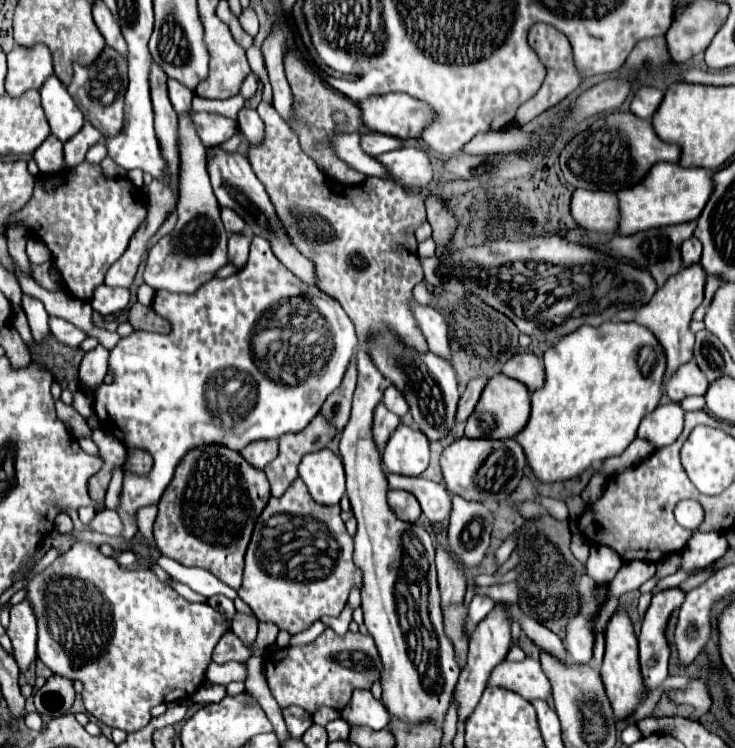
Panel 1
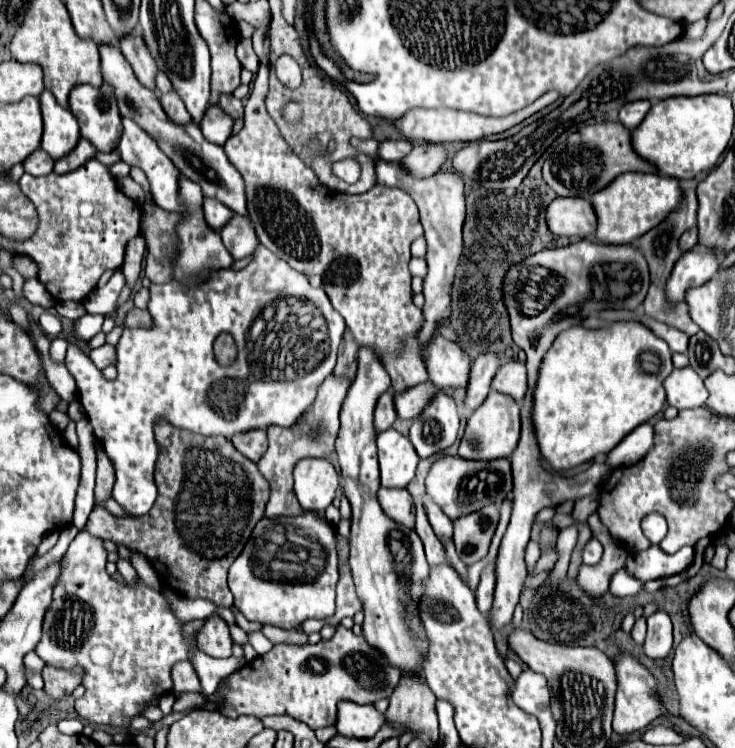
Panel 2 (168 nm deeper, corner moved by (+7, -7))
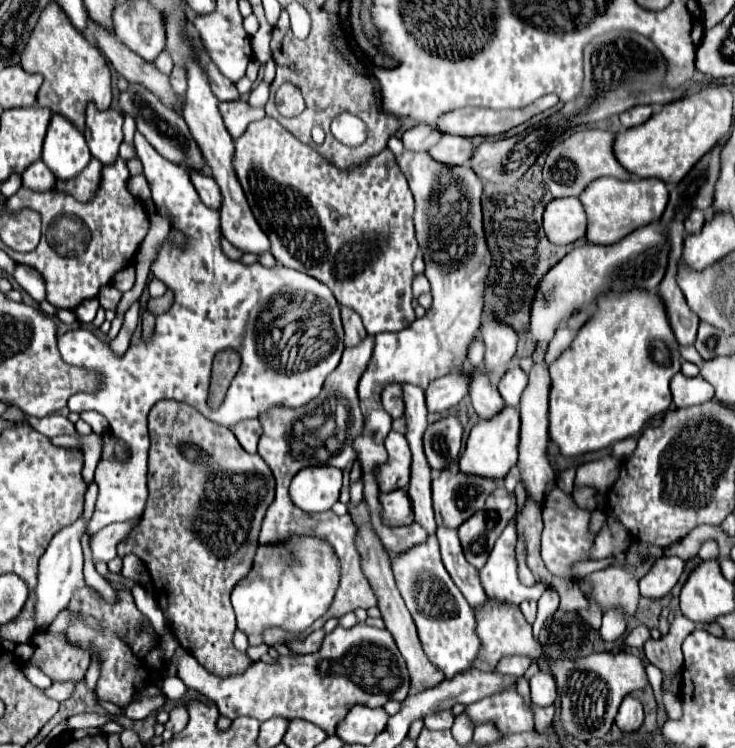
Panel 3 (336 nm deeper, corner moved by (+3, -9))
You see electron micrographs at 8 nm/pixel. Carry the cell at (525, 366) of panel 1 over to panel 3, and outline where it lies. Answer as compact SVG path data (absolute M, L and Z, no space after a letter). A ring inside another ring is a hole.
M512 364L510 370L504 374L504 378L498 382L498 392L508 406L518 408L520 396L524 392L526 384L528 384L528 376L522 372L522 368L518 364Z

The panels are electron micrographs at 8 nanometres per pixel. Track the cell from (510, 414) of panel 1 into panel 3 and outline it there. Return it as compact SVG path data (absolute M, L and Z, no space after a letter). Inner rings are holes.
M504 406L490 420L480 418L466 440L466 448L464 448L462 458L460 458L460 470L468 472L468 474L480 474L486 478L502 480L508 474L508 470L516 464L518 438L520 438L520 414L516 408Z

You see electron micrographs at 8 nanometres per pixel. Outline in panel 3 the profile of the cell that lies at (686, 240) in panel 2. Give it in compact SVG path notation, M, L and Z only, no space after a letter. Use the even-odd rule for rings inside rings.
M694 210L686 218L686 234L698 234L704 228L704 222L706 222L706 214L702 210Z

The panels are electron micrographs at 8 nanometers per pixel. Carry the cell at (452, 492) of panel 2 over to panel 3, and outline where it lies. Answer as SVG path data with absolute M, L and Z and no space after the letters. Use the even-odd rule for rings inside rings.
M442 470L432 480L432 500L434 500L434 512L438 526L458 528L462 522L466 522L476 510L484 508L486 498L498 488L498 482L484 476L472 476L458 470Z

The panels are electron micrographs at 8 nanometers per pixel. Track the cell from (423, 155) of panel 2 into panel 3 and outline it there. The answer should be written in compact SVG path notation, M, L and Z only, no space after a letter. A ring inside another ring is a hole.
M442 136L440 142L430 148L430 156L444 166L460 166L460 164L468 164L472 150L474 146L468 138Z

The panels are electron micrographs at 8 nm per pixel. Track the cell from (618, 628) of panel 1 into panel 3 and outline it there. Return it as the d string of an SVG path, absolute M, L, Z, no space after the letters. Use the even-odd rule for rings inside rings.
M626 696L620 704L620 710L618 710L618 716L616 716L616 726L622 732L636 732L636 730L640 730L642 722L644 722L642 702L632 698L632 696Z

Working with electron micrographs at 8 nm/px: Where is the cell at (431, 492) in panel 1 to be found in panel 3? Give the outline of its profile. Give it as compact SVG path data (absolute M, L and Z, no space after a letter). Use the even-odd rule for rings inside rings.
M440 526L438 532L438 542L440 542L440 552L442 552L442 562L448 570L448 574L452 576L452 580L456 582L456 586L460 588L460 592L464 594L464 598L468 600L470 606L474 606L476 610L484 608L488 602L488 596L484 594L484 588L480 584L480 574L478 570L466 562L460 540L458 540L458 530Z

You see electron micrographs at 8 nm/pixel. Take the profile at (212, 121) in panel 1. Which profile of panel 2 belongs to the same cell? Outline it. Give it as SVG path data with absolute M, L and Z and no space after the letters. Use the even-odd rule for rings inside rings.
M218 104L210 106L204 120L200 122L200 130L202 130L204 138L208 142L220 144L220 146L232 136L232 126L234 126L232 116L228 116Z

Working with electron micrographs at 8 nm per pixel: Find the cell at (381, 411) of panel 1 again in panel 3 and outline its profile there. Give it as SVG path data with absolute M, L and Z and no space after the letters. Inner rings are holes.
M388 384L382 392L382 406L392 418L404 416L404 400L400 394L400 384Z

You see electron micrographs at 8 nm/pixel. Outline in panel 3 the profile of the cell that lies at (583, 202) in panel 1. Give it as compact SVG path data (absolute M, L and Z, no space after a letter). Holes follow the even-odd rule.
M556 198L544 210L544 230L552 244L572 244L584 238L586 226L580 198Z

